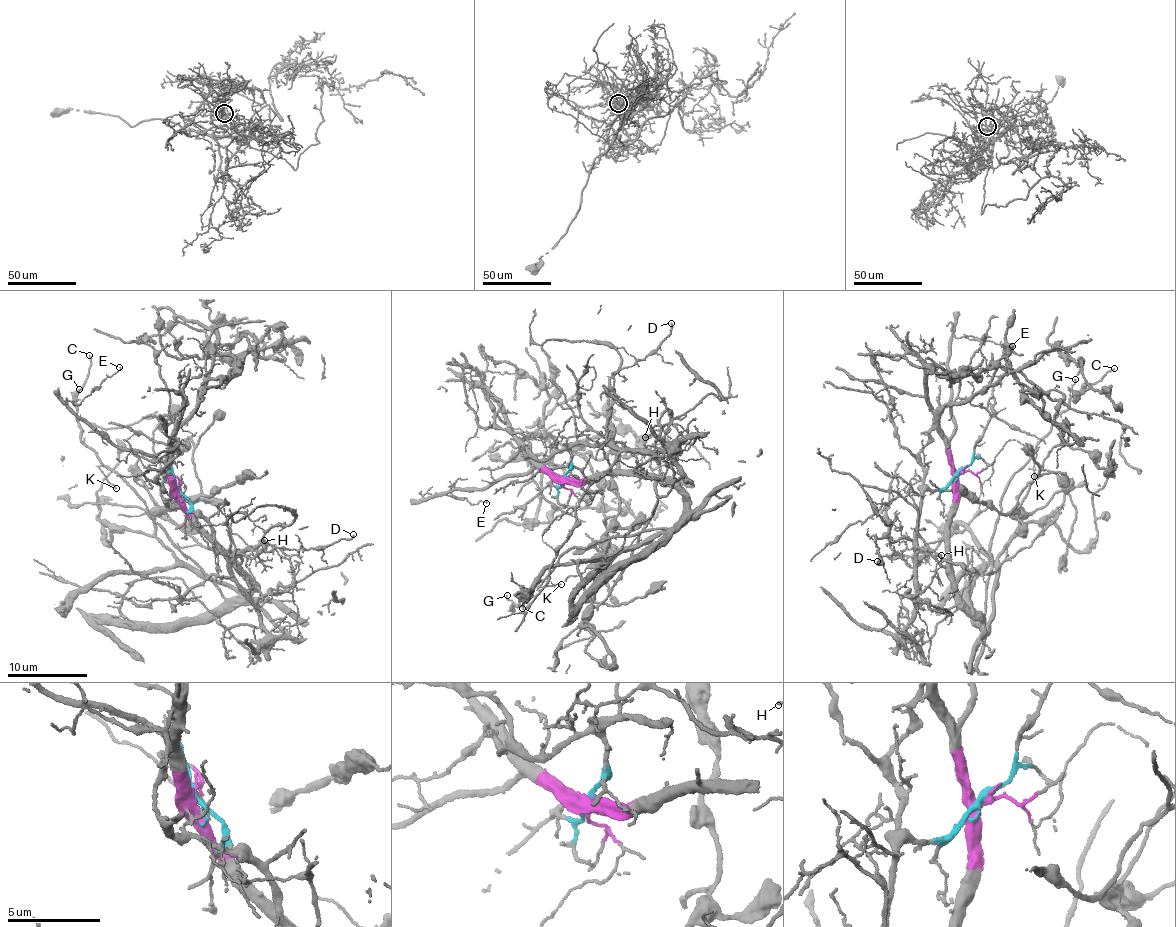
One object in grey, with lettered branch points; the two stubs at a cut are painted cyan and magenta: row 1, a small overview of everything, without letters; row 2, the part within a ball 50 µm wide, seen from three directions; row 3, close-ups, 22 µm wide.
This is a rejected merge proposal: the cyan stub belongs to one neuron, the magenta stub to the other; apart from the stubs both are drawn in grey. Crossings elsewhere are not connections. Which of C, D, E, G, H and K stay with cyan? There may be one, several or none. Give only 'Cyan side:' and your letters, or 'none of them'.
Cyan side: D, H

